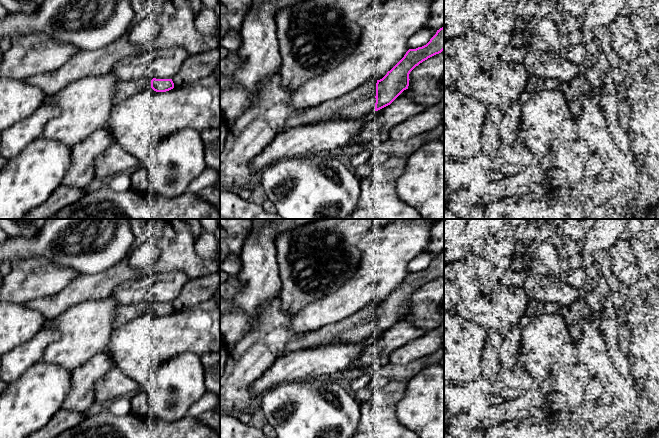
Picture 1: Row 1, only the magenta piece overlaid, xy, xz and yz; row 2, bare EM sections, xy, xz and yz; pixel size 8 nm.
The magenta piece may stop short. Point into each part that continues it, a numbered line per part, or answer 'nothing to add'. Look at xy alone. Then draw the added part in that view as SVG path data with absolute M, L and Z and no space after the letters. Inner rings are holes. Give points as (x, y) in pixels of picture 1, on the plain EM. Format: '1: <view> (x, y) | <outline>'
1: xy (126, 313) | M147 303L120 305L117 316L113 321L113 328L127 324L129 321L151 312L151 305Z

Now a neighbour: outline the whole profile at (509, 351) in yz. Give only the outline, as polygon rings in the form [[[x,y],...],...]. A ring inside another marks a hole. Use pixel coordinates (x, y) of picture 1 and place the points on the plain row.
[[[517,328],[504,337],[499,348],[499,361],[502,368],[511,369],[519,365],[518,358],[521,352],[521,329]]]

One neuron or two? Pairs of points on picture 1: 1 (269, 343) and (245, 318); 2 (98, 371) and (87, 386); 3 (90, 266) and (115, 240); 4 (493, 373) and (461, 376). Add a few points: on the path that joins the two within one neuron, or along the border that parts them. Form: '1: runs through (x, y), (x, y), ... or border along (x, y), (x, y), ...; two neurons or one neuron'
1: border along (263, 304), (258, 310), (256, 324), (237, 342); two neurons
2: runs through (94, 375), (87, 382); one neuron
3: runs through (95, 260), (109, 246); one neuron
4: border along (484, 351), (482, 375); two neurons

